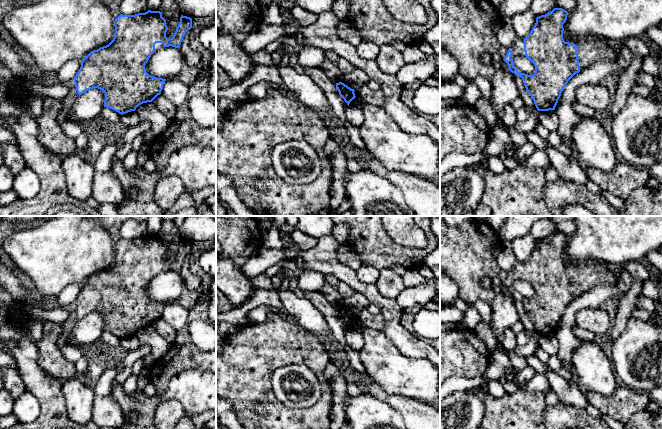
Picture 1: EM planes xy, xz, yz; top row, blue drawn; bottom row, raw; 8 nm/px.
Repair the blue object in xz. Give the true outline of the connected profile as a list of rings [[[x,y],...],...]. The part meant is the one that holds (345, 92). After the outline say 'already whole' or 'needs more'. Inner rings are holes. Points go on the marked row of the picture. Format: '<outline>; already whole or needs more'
[[[342,82],[336,83],[336,88],[339,92],[339,95],[344,99],[344,101],[349,106],[350,102],[356,97],[354,93],[355,90],[351,89]]]; already whole

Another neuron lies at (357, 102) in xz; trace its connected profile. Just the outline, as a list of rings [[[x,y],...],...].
[[[355,90],[354,93],[356,97],[350,102],[349,106],[358,107],[358,108],[363,109],[365,103],[359,94],[359,91]]]

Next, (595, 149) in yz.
[[[579,116],[580,120],[572,128],[572,139],[577,149],[577,160],[586,167],[595,168],[604,172],[612,171],[618,161],[613,142],[602,124],[594,117]]]

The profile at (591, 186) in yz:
[[[588,179],[588,181],[585,183],[587,189],[595,194],[602,194],[603,189],[596,184],[595,182],[591,181],[590,179]]]

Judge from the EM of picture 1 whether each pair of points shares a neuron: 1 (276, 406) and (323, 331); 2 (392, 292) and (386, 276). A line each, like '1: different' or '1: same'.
1: different
2: same

